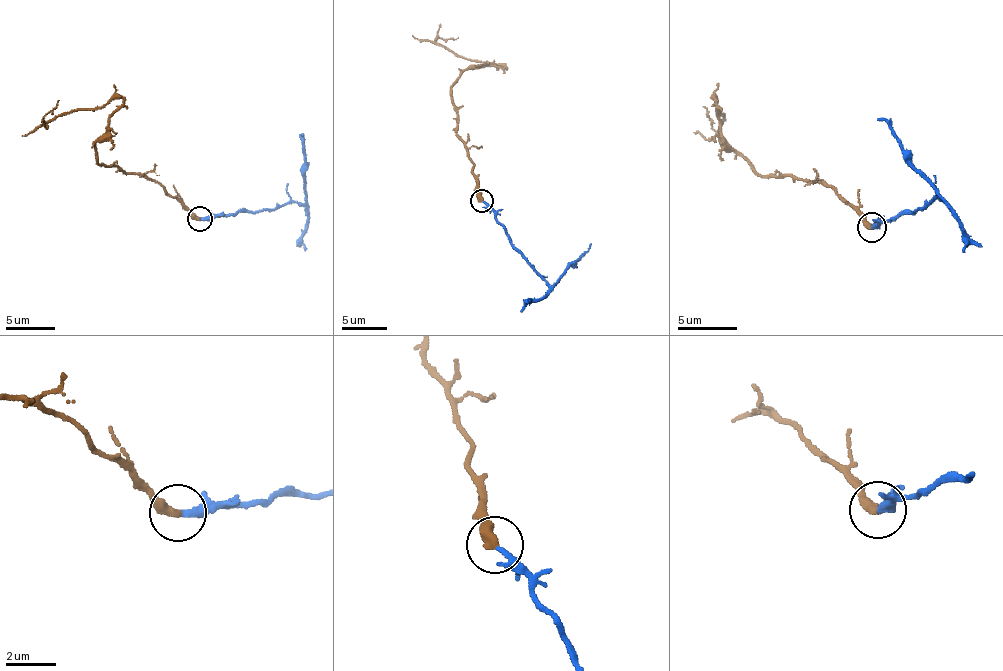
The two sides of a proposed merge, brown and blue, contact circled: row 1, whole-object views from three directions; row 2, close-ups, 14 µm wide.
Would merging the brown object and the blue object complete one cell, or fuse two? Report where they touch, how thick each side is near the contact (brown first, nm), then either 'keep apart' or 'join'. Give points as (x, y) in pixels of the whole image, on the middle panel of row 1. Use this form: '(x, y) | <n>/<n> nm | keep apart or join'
(482, 200) | 440/280 nm | join

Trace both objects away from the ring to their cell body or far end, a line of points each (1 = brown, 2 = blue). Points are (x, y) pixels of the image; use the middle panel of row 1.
1: (481, 201), (457, 133), (451, 86), (458, 76), (479, 65), (504, 68), (458, 57), (436, 41), (458, 37)
2: (482, 201), (504, 228), (510, 244), (551, 284), (557, 282), (592, 244)

